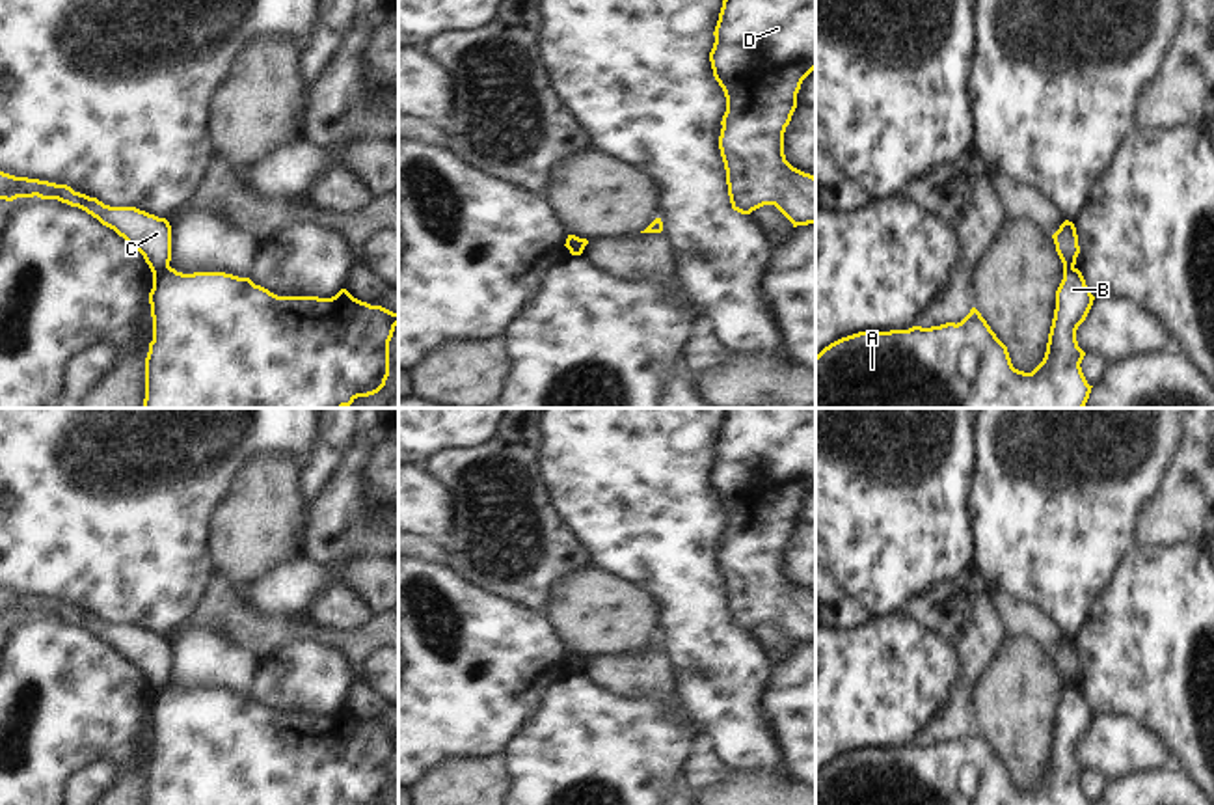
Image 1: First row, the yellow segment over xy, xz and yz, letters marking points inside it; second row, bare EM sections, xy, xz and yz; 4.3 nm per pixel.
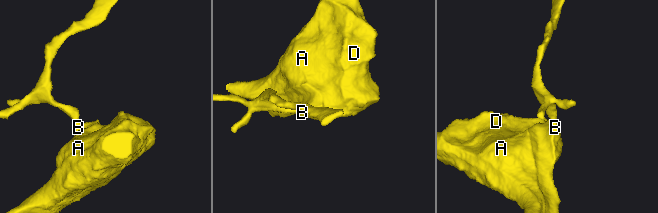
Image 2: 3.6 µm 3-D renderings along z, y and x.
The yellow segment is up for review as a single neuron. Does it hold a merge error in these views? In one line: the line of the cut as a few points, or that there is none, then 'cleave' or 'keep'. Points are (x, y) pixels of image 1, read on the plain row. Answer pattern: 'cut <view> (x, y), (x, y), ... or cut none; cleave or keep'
cut xy (168, 682), (153, 694); cleave

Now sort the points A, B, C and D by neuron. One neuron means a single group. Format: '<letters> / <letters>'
A B D / C

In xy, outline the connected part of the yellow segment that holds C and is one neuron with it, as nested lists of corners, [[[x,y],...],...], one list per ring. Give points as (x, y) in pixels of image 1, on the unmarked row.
[[[0,589],[0,617],[13,619],[17,615],[58,617],[71,624],[78,624],[97,635],[102,643],[114,647],[132,665],[136,665],[153,693],[169,684],[171,678],[171,643],[166,635],[158,635],[136,624],[110,624],[74,609],[67,602],[56,602],[39,596],[15,594]]]

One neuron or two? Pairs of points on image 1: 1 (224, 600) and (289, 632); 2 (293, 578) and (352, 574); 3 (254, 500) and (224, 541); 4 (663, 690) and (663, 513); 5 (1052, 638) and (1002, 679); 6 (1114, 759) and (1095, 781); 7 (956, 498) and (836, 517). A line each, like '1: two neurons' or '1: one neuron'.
1: one neuron
2: one neuron
3: one neuron
4: two neurons
5: two neurons
6: two neurons
7: one neuron

